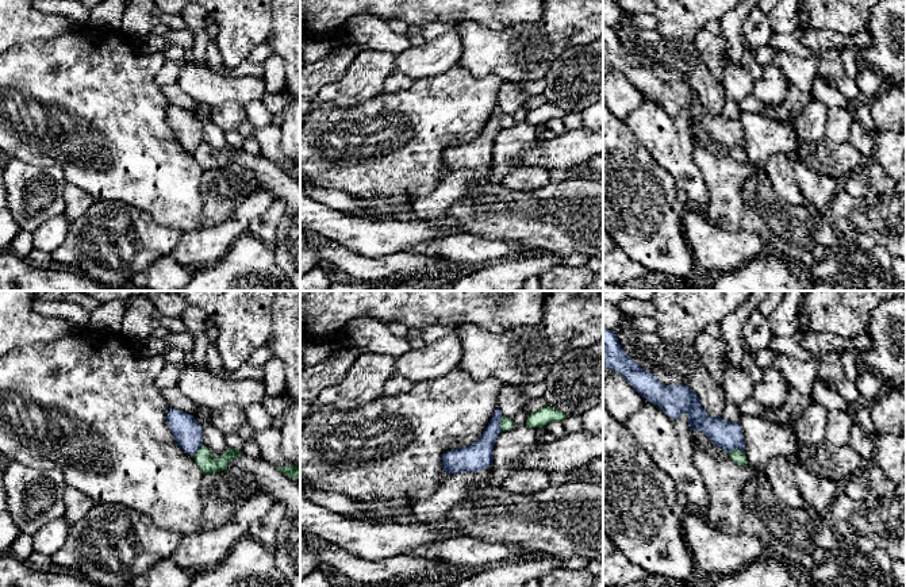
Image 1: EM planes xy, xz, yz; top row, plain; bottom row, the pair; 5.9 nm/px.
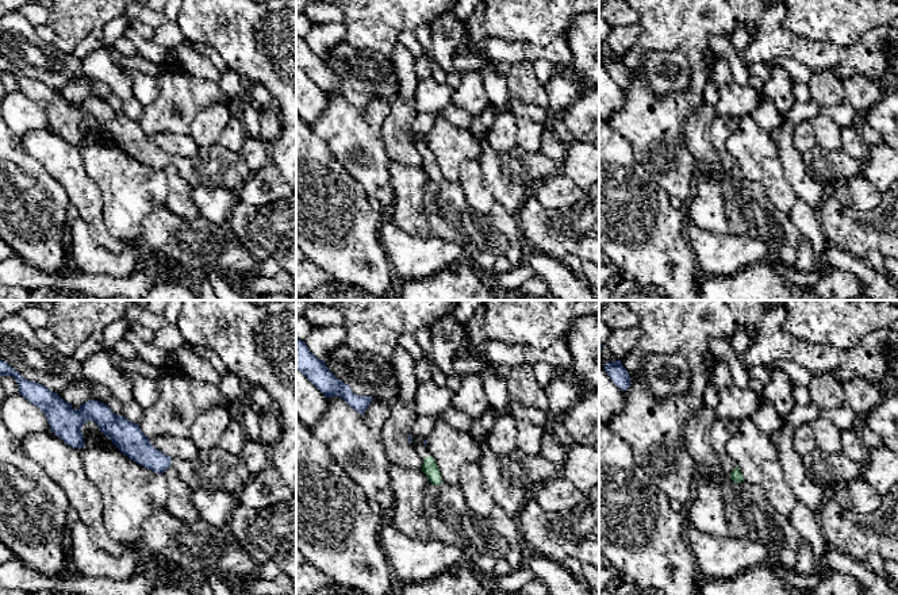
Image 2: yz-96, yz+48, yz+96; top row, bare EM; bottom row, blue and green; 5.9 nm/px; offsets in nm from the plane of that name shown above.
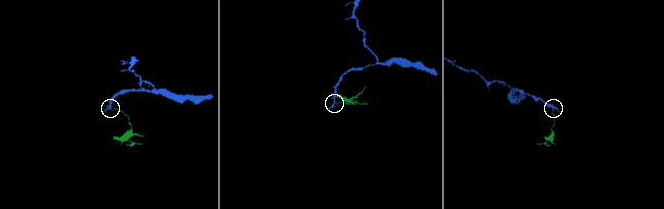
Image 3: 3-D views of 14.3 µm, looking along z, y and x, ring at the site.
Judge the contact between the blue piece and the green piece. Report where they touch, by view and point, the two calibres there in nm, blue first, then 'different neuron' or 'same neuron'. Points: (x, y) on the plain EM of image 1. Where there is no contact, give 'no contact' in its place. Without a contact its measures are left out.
yz (736, 145) | 160/80 nm | different neuron

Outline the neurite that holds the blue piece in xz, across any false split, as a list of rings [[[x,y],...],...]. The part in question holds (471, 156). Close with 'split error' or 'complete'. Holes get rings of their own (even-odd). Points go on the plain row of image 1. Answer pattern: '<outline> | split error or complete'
[[[498,104],[475,141],[452,146],[442,153],[446,172],[460,169],[473,172],[473,180],[479,185],[477,192],[464,196],[442,215],[423,222],[434,226],[461,225],[468,234],[488,239],[518,241],[529,252],[561,256],[579,253],[603,260],[603,196],[538,200],[527,192],[508,191],[502,184],[485,183],[490,177],[488,165],[492,161],[495,138],[502,130],[500,116]]] | split error

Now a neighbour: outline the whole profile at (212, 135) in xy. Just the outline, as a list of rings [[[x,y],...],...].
[[[211,118],[199,119],[201,122],[201,142],[220,153],[229,146],[226,131],[216,126]]]

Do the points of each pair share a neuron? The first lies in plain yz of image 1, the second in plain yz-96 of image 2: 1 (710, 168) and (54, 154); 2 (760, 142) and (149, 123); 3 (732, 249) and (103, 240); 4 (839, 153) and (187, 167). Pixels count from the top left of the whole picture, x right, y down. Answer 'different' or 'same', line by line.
1: different
2: different
3: different
4: same

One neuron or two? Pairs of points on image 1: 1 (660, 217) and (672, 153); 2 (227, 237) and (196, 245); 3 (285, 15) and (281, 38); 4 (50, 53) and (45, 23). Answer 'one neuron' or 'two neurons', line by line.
1: two neurons
2: one neuron
3: one neuron
4: two neurons

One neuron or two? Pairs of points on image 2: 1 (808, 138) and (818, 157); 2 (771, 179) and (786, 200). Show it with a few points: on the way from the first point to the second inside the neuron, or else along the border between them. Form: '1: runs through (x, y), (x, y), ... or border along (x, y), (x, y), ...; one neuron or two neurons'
1: border along (816, 145), (802, 154); two neurons
2: runs through (775, 184), (782, 195); one neuron

